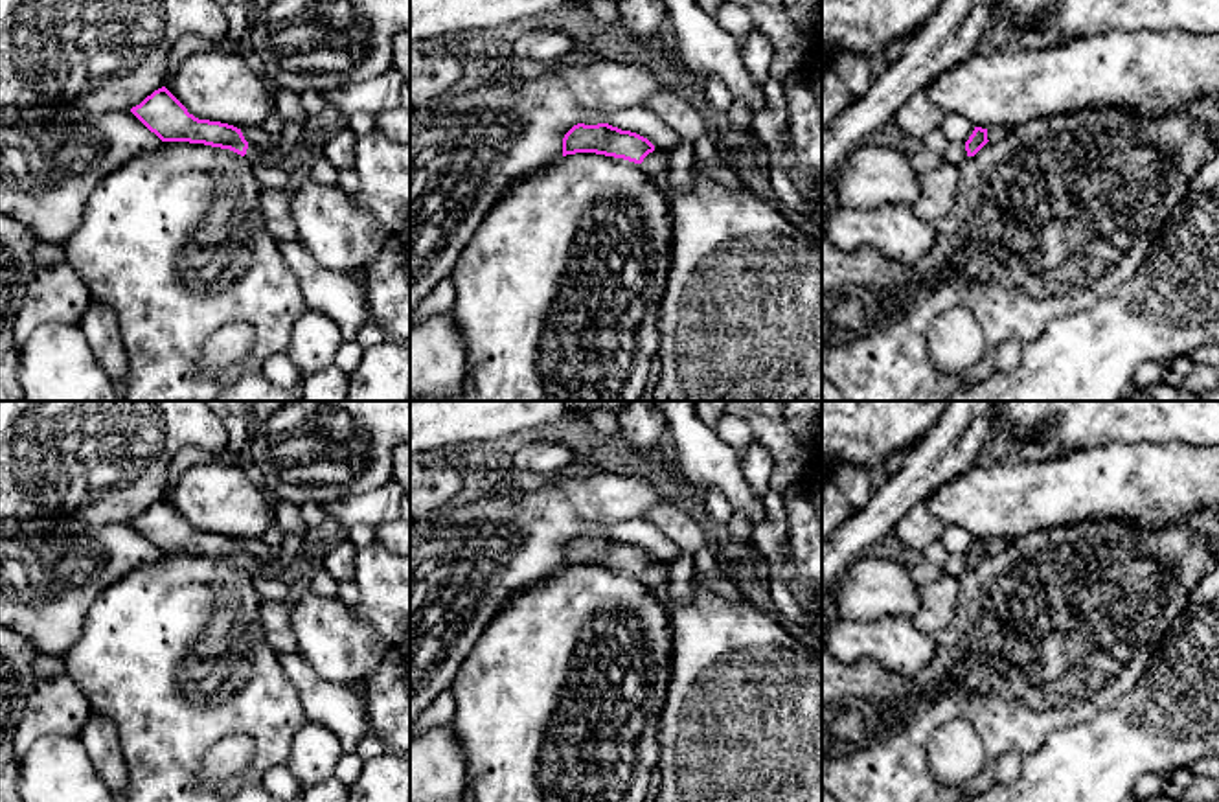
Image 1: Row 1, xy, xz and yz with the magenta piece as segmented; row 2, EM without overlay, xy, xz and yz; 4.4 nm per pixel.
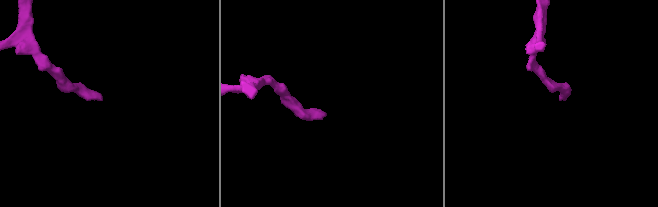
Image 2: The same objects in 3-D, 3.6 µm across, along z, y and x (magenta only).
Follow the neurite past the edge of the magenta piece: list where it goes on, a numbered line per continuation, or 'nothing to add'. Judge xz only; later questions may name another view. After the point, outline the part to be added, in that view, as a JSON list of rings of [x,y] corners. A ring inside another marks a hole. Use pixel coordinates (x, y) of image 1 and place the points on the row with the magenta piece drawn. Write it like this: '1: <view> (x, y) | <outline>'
1: xz (657, 164) | [[[662,151],[649,153],[640,164],[653,178],[669,173],[669,158]]]

